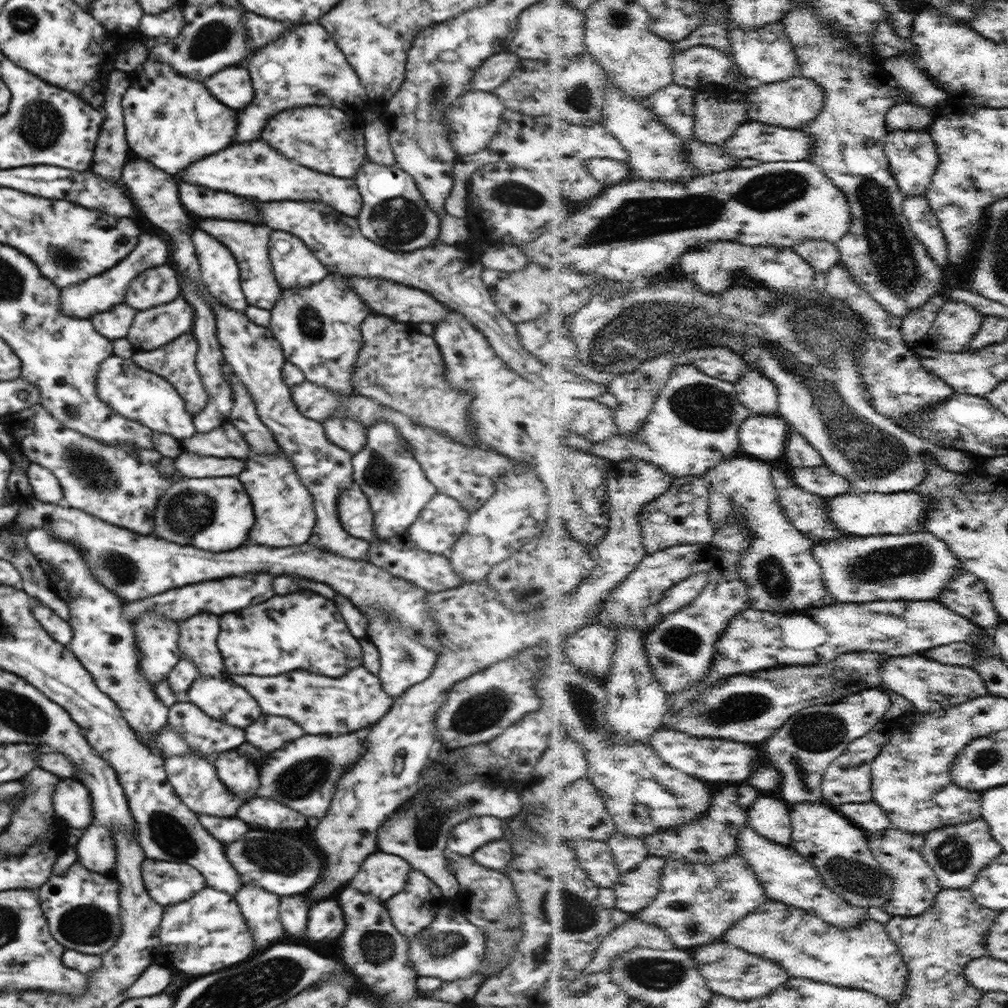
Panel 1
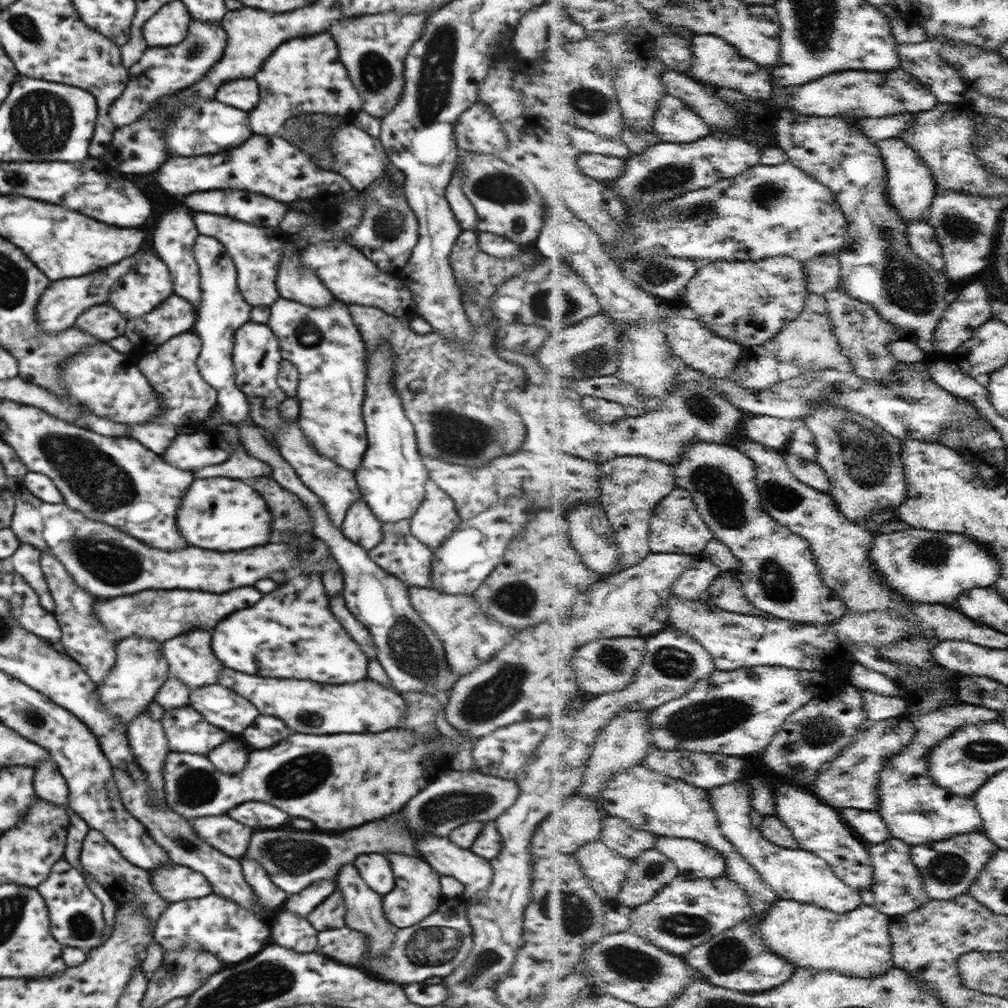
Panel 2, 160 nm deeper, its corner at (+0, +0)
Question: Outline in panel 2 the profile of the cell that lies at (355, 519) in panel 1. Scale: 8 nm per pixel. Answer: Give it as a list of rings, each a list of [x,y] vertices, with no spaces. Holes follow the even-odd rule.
[[[359,498],[349,506],[340,529],[348,540],[368,551],[382,540],[382,525],[383,522],[374,516],[366,502]]]

